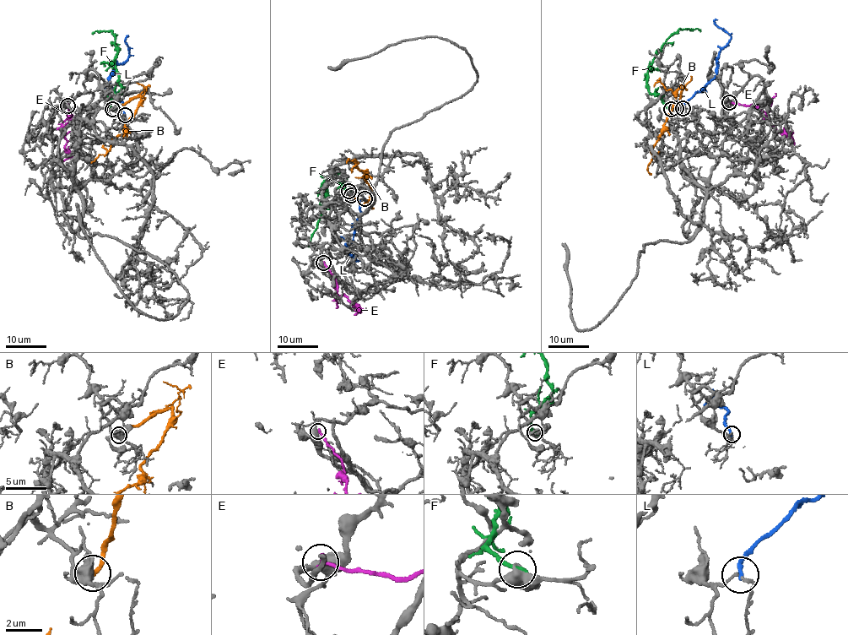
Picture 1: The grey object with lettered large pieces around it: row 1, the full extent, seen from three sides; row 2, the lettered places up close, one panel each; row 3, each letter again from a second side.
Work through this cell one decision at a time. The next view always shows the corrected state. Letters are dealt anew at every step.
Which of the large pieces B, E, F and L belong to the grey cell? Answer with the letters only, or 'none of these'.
none of these

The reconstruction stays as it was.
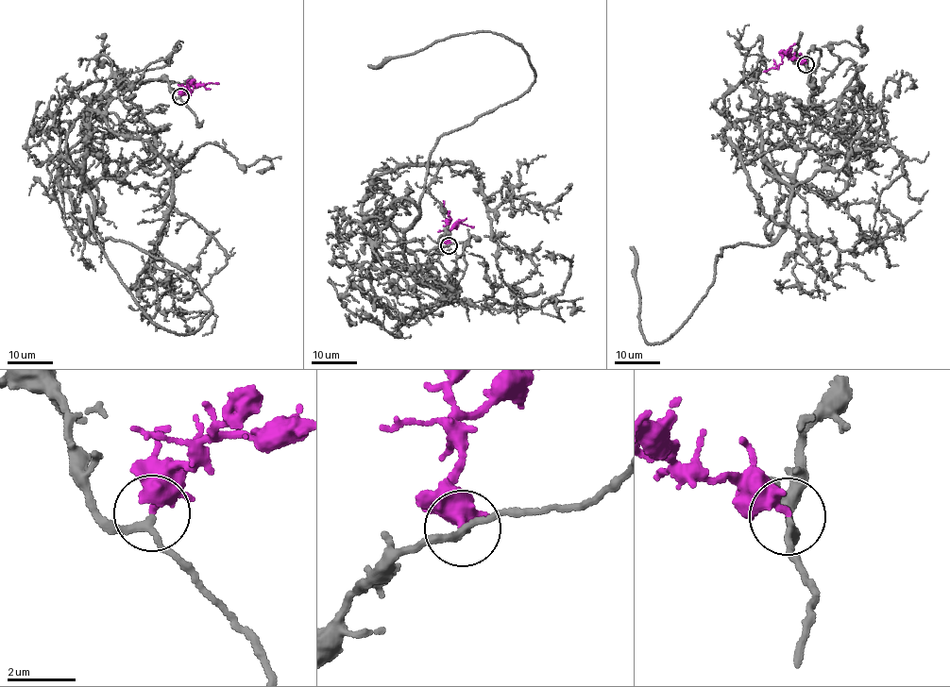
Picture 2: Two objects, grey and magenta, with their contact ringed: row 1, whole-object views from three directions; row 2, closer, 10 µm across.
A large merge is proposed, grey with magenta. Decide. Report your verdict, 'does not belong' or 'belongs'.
belongs

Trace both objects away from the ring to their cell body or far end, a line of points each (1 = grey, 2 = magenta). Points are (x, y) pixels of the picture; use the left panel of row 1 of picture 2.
1: (180, 95), (80, 87), (105, 82), (58, 188), (82, 236), (198, 286), (199, 328), (158, 326), (86, 204)
2: (180, 95), (191, 84), (192, 92), (187, 93)

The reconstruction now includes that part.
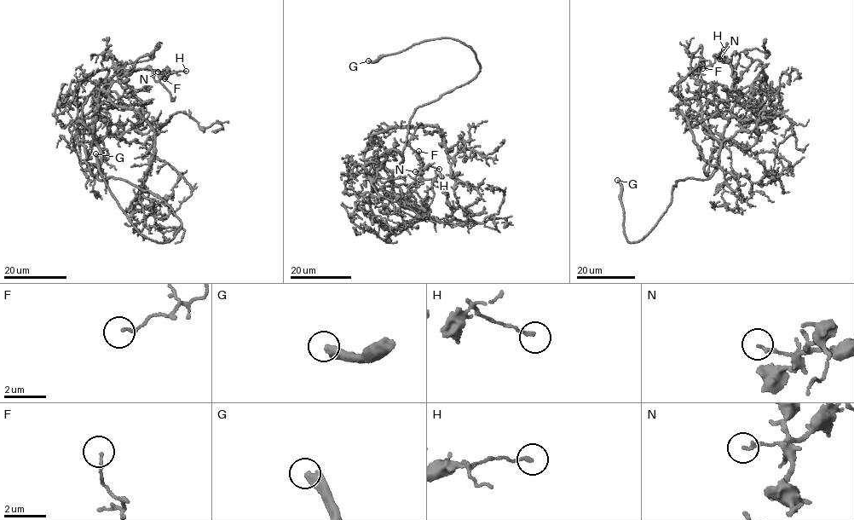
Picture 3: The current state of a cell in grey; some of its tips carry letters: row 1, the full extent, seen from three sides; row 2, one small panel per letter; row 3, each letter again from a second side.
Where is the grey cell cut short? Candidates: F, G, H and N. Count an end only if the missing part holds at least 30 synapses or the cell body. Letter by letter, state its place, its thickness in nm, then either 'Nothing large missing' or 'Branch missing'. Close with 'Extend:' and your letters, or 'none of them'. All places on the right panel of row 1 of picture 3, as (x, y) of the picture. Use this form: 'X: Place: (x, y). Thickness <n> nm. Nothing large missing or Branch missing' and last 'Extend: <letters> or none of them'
F: Place: (702, 68). Thickness 110 nm. Nothing large missing
G: Place: (617, 180). Thickness 440 nm. Branch missing
H: Place: (724, 49). Thickness 150 nm. Nothing large missing
N: Place: (719, 59). Thickness 150 nm. Nothing large missing
Extend: G

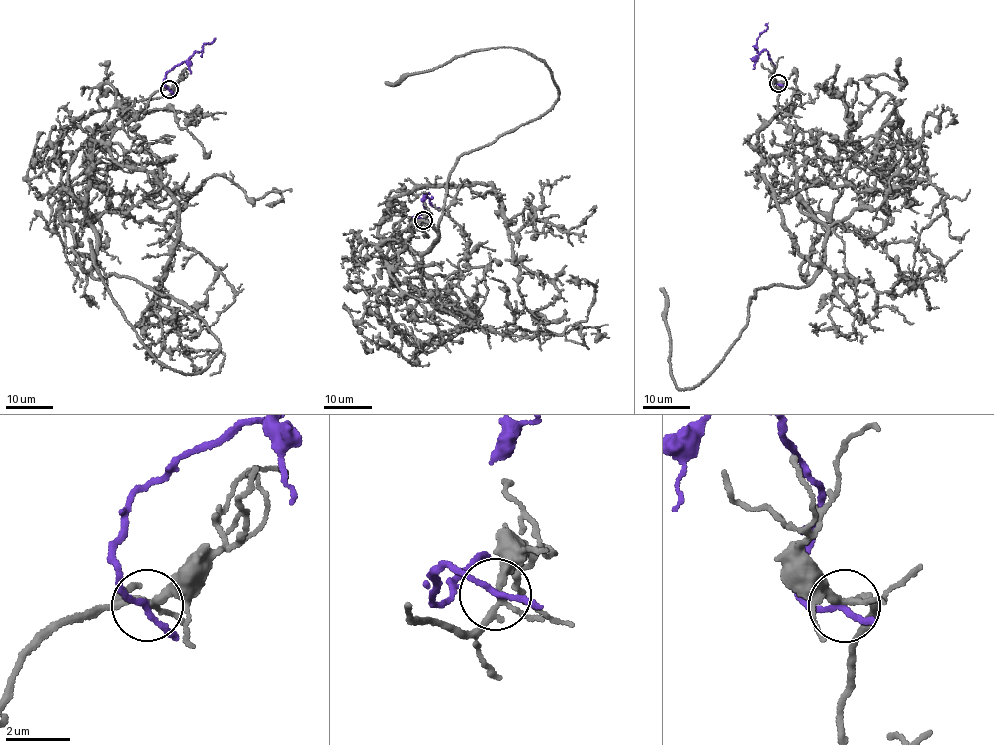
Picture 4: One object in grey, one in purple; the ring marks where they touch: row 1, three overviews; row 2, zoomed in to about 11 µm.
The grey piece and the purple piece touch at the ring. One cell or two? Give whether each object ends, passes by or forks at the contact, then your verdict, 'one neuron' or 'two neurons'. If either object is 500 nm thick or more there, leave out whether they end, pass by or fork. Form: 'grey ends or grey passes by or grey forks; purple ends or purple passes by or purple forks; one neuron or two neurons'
grey forks; purple passes by; two neurons

